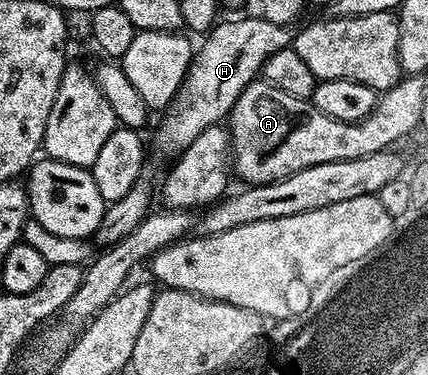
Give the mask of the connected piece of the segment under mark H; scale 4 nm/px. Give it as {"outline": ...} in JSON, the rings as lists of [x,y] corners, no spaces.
{"outline":[[[262,17],[225,19],[216,22],[206,32],[204,39],[207,40],[200,47],[198,44],[183,84],[179,86],[170,110],[162,116],[164,119],[155,131],[155,151],[161,159],[177,157],[185,148],[193,145],[193,140],[205,133],[205,129],[222,124],[231,114],[237,97],[241,97],[250,83],[256,82],[263,62],[273,57],[273,53],[292,46],[293,31],[290,26],[275,25]]]}

